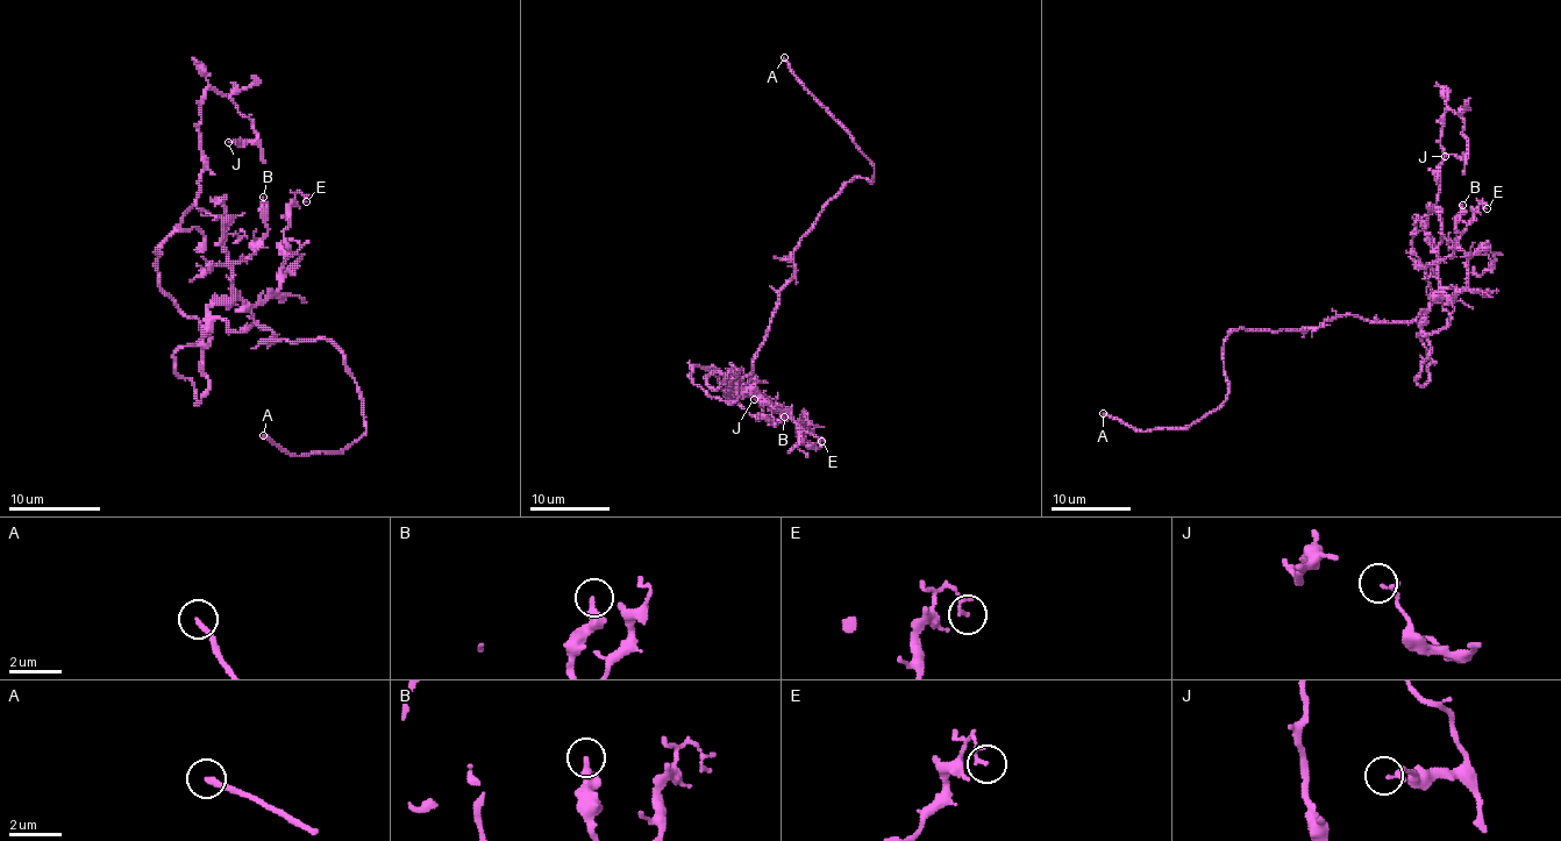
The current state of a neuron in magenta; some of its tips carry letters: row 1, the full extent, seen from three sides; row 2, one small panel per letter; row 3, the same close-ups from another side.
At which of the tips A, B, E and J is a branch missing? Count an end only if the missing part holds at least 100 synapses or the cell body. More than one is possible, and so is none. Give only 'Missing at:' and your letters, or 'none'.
Missing at: A

